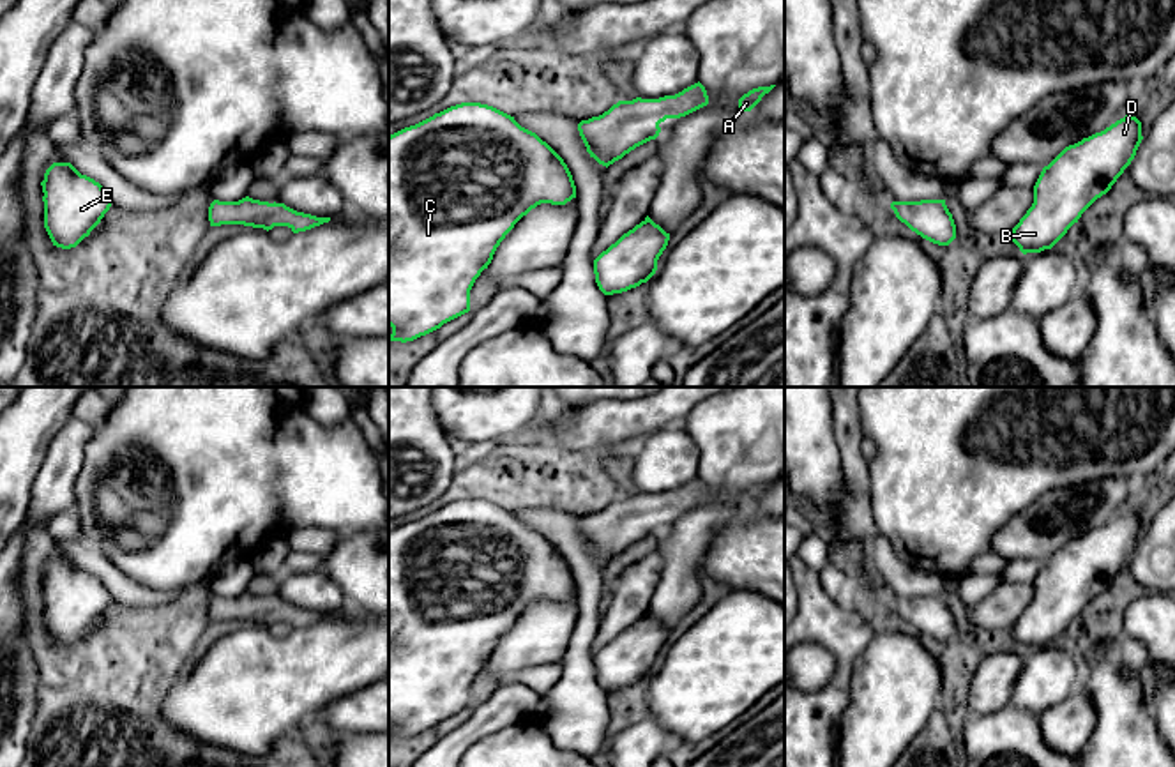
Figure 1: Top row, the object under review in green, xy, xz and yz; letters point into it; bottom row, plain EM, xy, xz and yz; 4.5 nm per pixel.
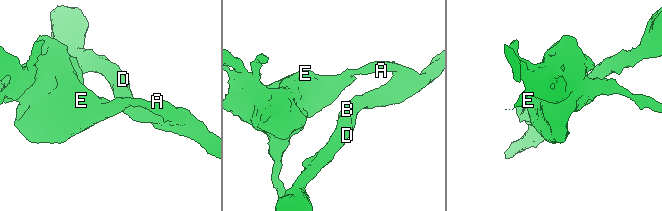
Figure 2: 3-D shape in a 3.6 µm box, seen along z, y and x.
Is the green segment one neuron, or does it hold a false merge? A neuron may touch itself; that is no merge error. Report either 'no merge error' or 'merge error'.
no merge error

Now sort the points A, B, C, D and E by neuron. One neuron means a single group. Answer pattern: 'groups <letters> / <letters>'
groups A B C D E

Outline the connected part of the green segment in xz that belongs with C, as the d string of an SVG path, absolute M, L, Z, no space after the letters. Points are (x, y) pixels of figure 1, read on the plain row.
M461 498L389 532L390 737L413 737L470 707L470 686L514 620L541 599L565 601L576 581L564 555L514 513Z

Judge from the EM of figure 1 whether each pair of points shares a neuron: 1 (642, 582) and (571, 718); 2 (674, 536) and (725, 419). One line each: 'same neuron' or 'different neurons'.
1: different neurons
2: same neuron

